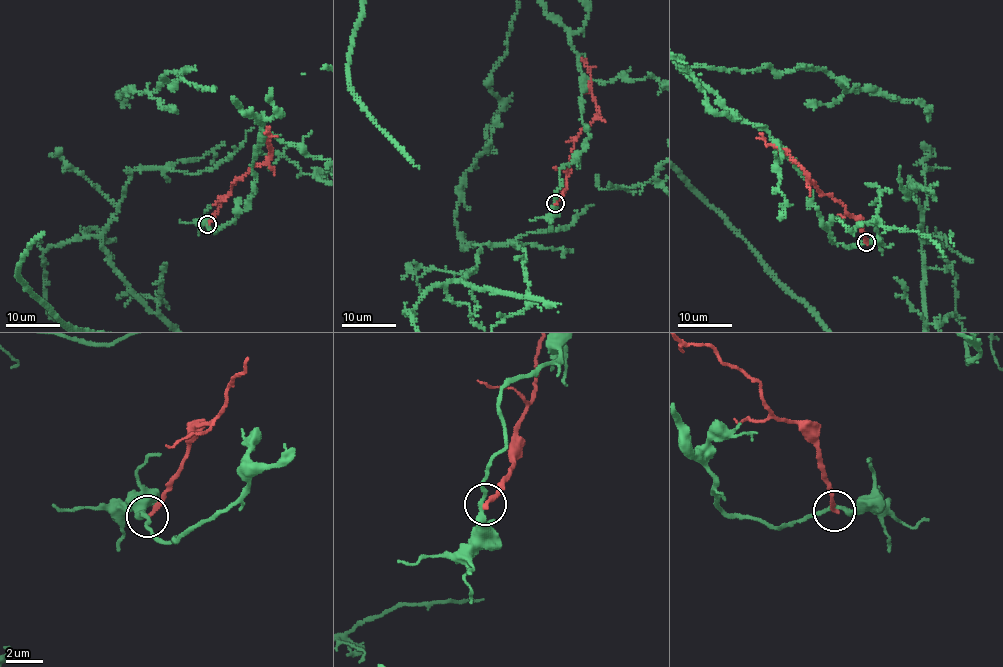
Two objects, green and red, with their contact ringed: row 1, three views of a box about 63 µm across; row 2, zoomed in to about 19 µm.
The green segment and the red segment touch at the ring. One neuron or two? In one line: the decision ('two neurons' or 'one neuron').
two neurons

